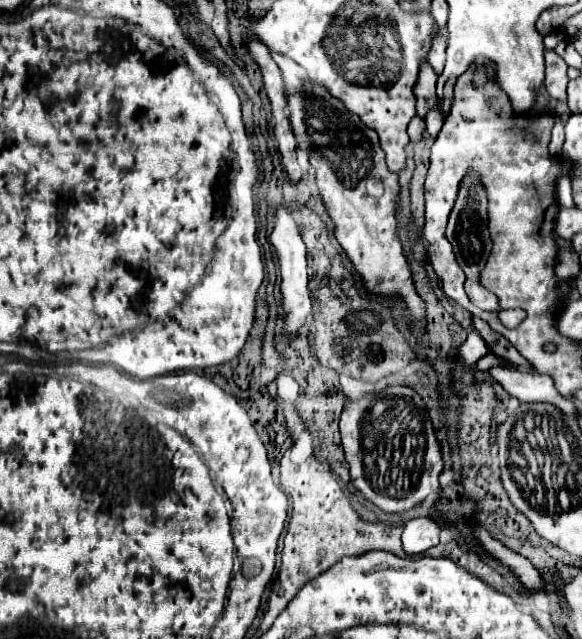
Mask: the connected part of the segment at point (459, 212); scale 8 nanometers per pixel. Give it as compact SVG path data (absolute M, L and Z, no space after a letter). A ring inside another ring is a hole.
M467 178L461 184L461 194L455 202L455 208L453 208L451 216L449 216L447 238L453 244L457 262L465 270L469 282L473 284L477 280L479 272L483 270L483 266L487 262L487 256L491 252L491 238L489 238L489 230L487 230L487 198L485 198L485 192L481 188L481 182L477 182L477 178ZM463 186L467 186L471 190L463 190Z

